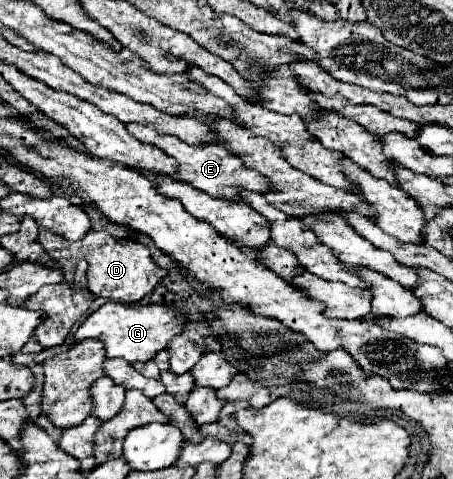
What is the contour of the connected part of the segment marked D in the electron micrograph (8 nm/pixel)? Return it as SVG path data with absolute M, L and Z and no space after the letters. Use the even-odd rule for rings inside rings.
M92 230L90 234L86 234L86 238L78 240L76 244L70 244L70 250L78 252L90 264L90 268L88 268L90 292L94 296L112 298L112 300L118 300L124 304L140 302L144 296L152 294L156 284L162 282L164 276L168 276L168 270L164 270L152 262L150 250L144 244L134 242L130 238L118 240L118 238L110 236L108 232L94 232Z

